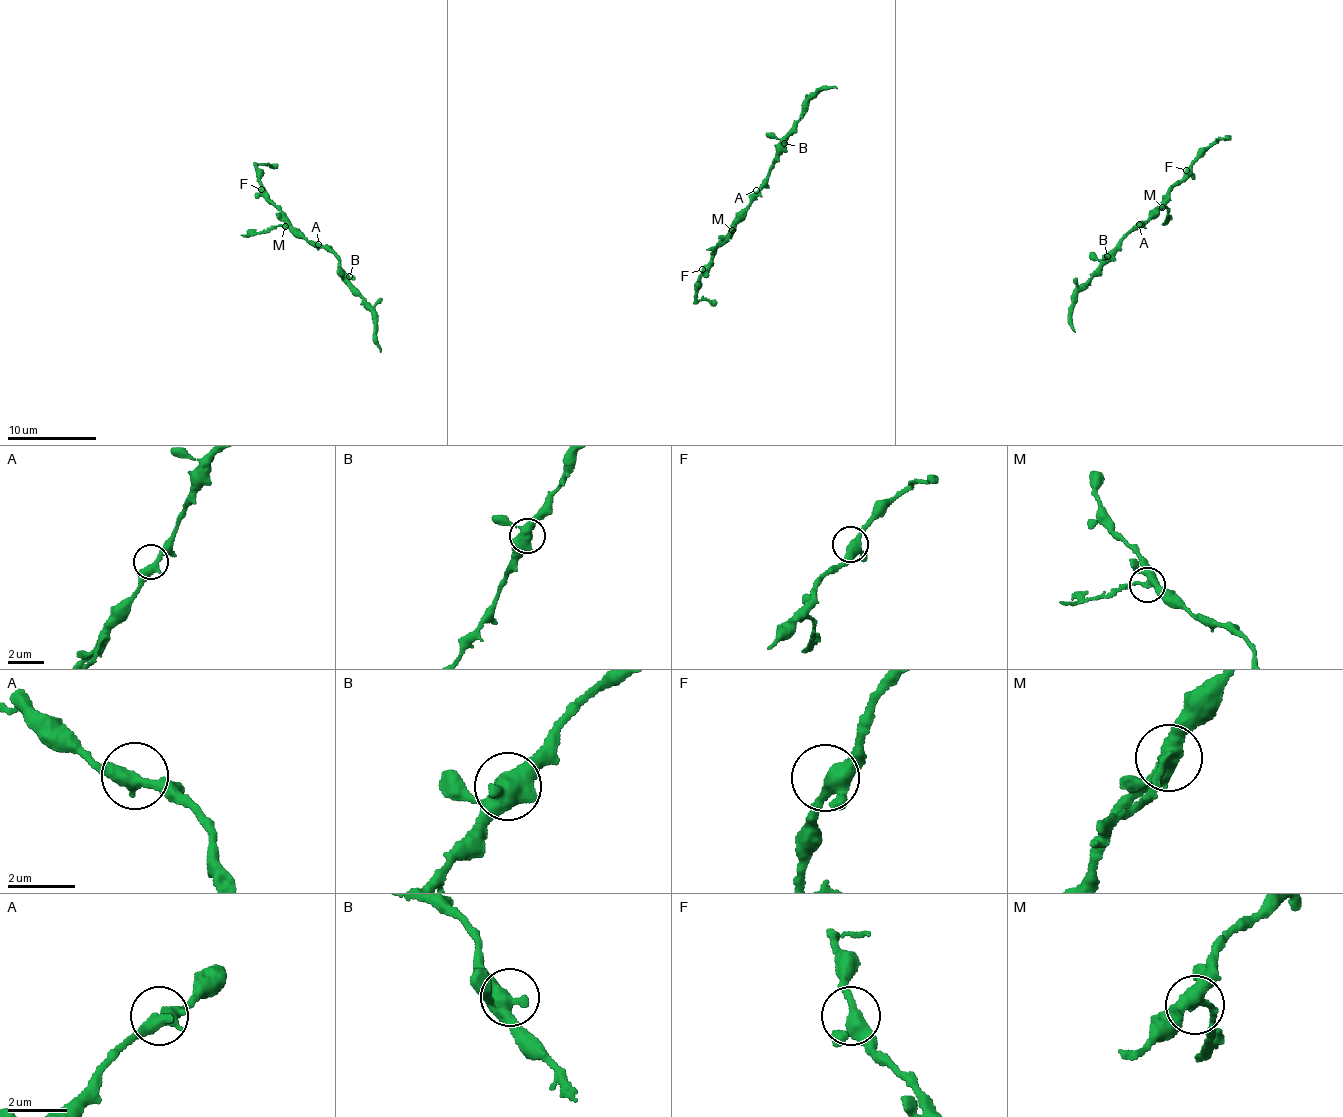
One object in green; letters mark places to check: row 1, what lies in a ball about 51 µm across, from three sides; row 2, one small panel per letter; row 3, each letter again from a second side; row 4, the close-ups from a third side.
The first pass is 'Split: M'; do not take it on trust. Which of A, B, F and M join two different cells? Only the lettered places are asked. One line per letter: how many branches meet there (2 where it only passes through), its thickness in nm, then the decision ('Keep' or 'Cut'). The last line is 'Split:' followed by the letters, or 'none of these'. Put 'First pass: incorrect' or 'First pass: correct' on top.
First pass: correct
A: Branches: 2. Thickness 400 nm. Keep
B: Branches: 3. Thickness 480 nm. Keep
F: Branches: 3. Thickness 360 nm. Keep
M: Branches: 3. Thickness 360 nm. Cut
Split: M

